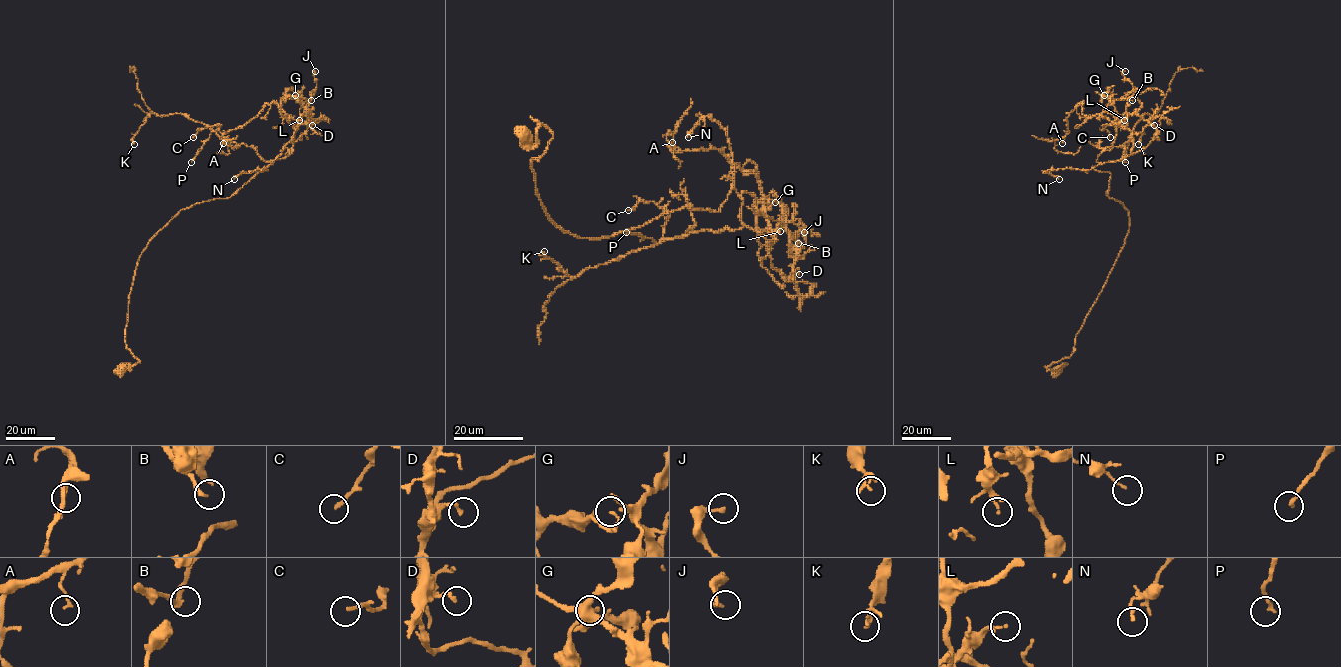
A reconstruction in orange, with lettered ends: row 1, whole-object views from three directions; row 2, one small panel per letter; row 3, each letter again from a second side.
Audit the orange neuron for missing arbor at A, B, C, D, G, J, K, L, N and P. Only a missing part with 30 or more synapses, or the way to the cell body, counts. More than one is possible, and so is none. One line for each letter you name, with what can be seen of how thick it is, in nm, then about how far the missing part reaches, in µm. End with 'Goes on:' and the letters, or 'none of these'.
Goes on: none of these

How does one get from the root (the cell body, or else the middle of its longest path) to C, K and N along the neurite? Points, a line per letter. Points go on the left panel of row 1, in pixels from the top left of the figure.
C: (120, 370), (140, 361), (125, 329), (149, 241), (272, 162), (222, 139), (220, 125), (193, 137)
K: (120, 370), (140, 361), (125, 329), (149, 241), (272, 162), (181, 114), (151, 113), (134, 144)
N: (120, 370), (140, 361), (126, 348), (125, 329), (142, 252), (181, 210), (229, 198), (266, 168), (234, 179)

